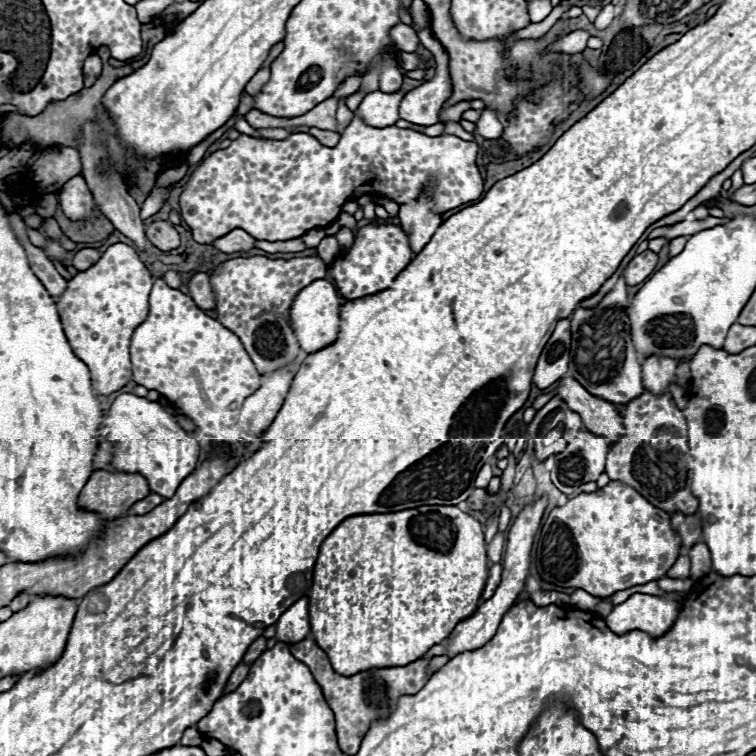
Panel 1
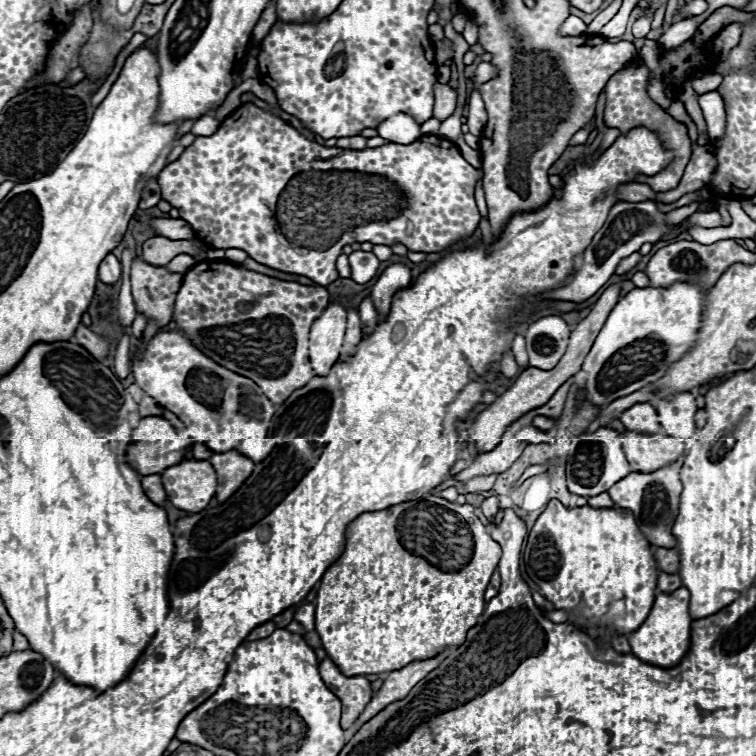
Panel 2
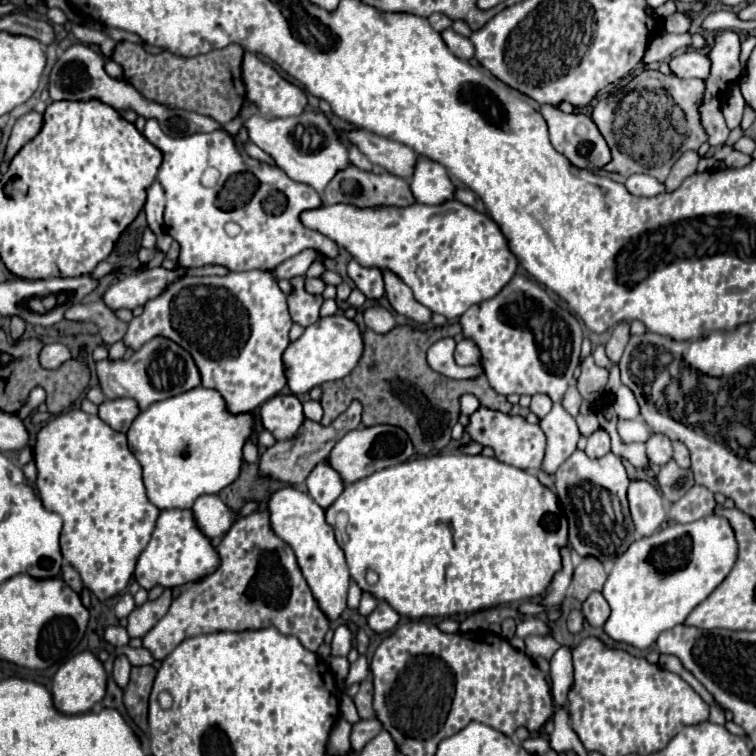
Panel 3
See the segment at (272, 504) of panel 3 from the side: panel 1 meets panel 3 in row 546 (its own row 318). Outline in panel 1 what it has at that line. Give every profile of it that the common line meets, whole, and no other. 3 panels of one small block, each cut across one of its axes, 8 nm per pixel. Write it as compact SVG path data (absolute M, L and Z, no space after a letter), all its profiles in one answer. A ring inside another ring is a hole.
M316 280L310 286L302 288L290 308L290 324L296 332L296 338L304 352L316 352L324 346L330 346L340 332L340 296L332 282Z

